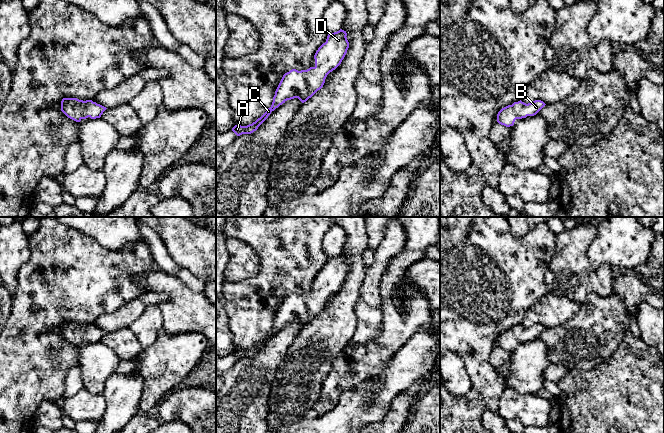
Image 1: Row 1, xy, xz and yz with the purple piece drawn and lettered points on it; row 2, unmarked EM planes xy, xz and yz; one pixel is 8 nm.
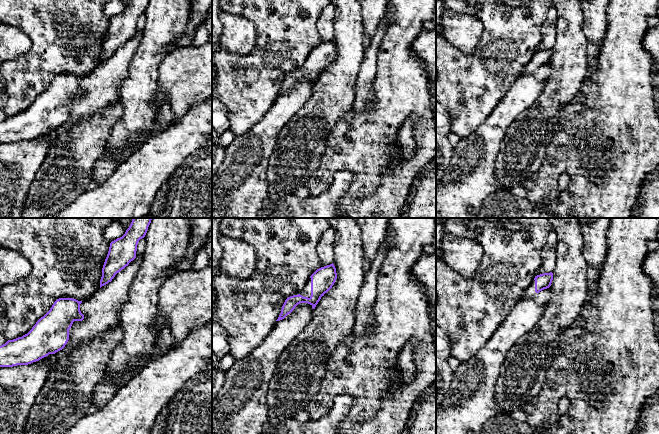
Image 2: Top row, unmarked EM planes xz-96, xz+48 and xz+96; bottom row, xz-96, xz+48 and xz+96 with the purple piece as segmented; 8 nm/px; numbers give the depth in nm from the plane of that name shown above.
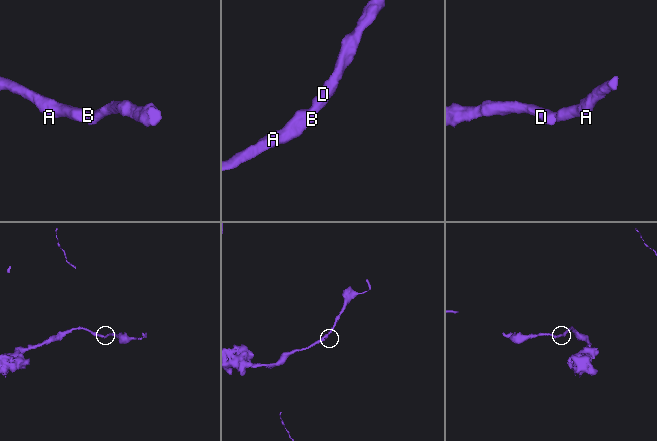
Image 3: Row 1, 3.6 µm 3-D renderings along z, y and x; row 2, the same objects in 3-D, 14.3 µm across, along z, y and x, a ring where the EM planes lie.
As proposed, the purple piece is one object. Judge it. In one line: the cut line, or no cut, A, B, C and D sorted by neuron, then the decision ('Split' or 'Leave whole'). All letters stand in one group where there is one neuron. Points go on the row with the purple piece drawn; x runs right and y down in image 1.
No split. Groups: A B C D. Leave whole

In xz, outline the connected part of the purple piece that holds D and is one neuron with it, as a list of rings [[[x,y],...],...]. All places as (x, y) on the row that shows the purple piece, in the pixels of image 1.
[[[342,29],[328,34],[326,42],[318,48],[314,55],[315,66],[301,71],[292,69],[285,73],[275,91],[271,107],[252,124],[235,125],[232,131],[237,136],[251,134],[258,129],[272,111],[287,100],[298,98],[304,103],[311,98],[323,87],[327,75],[335,70],[344,59],[349,48],[346,36],[346,31]]]

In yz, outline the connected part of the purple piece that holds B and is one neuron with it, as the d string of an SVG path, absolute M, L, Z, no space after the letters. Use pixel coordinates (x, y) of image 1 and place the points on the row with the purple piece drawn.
M521 100L502 108L497 114L497 122L506 127L514 125L516 119L536 115L546 104L541 100L524 103Z

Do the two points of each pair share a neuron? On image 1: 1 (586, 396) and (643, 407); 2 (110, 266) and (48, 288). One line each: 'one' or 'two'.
1: one
2: one

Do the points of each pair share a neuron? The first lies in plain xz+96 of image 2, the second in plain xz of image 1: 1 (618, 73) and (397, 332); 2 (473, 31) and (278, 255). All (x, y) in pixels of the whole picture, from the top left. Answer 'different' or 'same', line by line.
1: same
2: different

